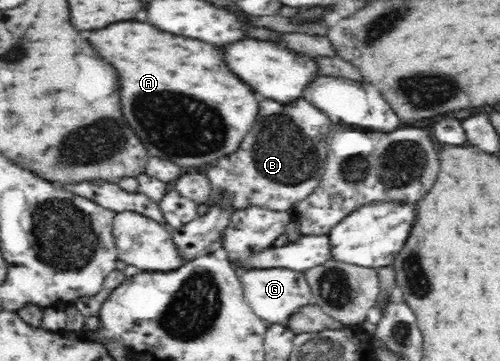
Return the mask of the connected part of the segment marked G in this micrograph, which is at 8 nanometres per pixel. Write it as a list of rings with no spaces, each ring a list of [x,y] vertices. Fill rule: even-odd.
[[[256,269],[237,271],[245,302],[266,325],[283,325],[305,305],[311,304],[312,289],[304,274],[288,269]]]

